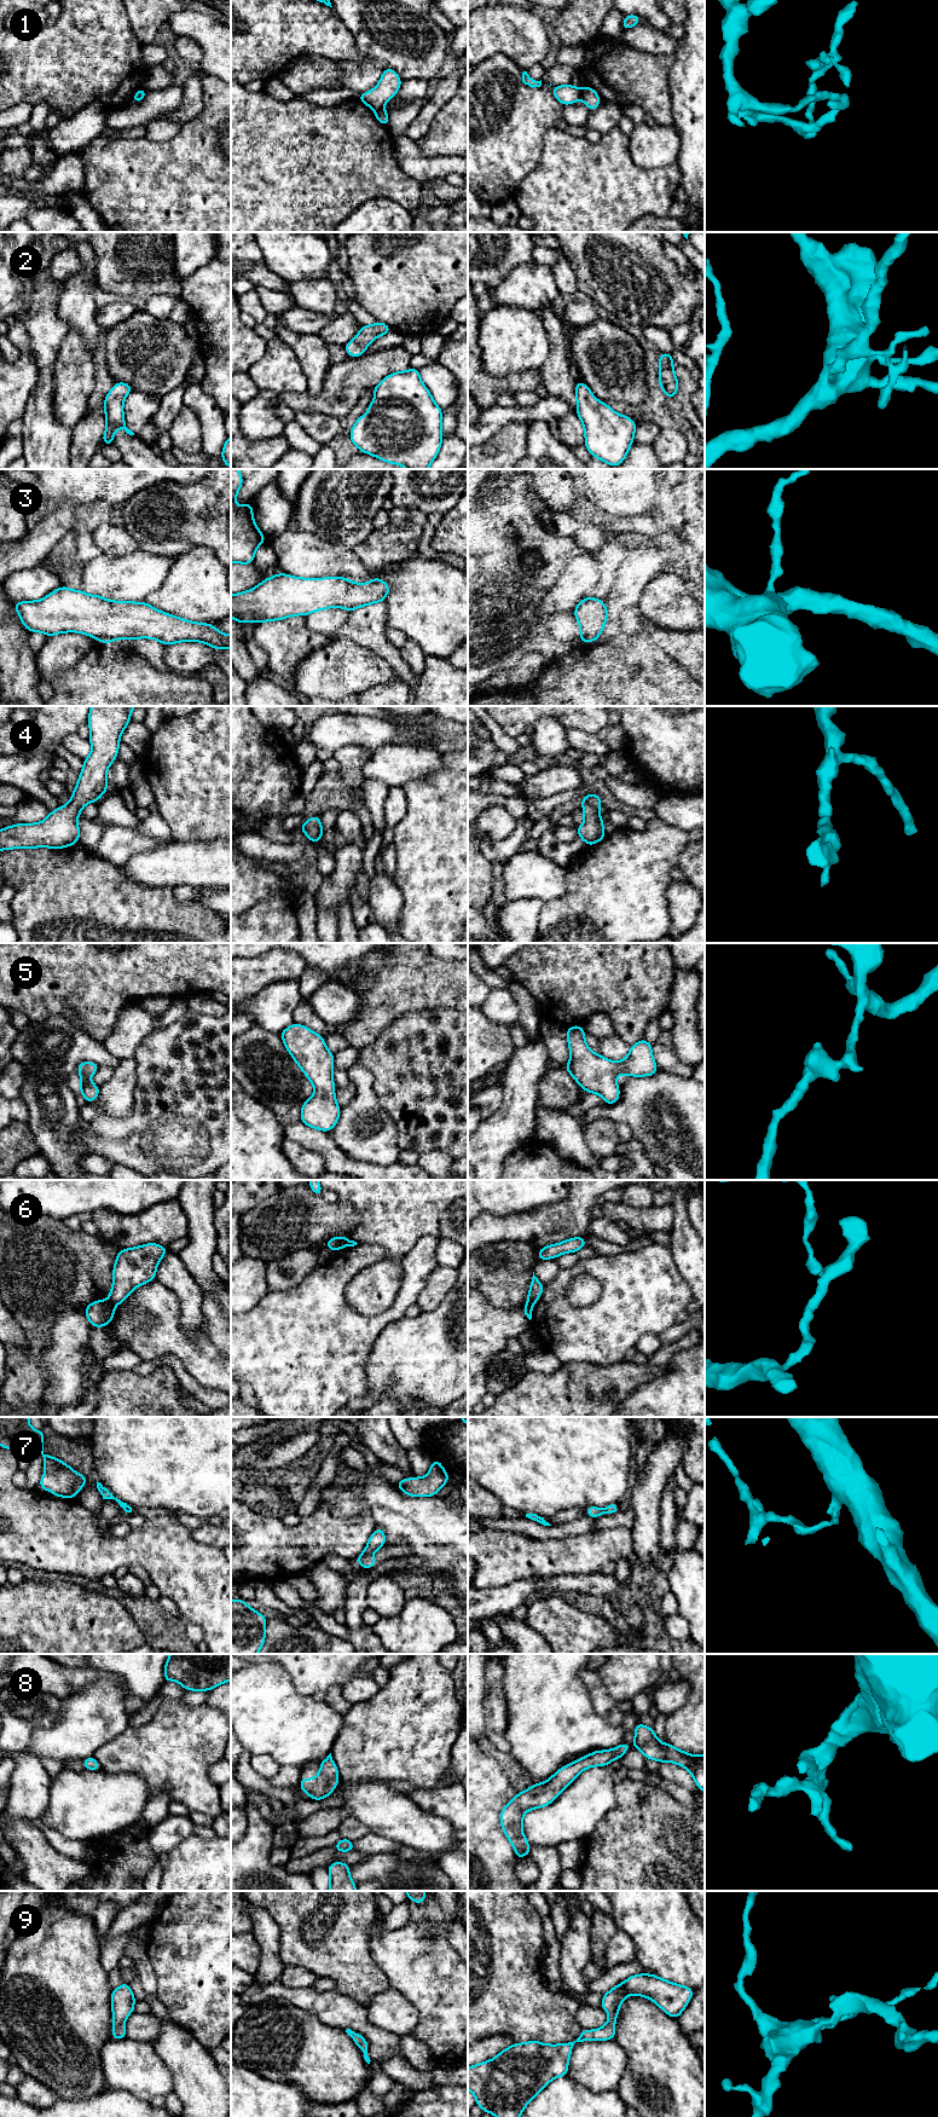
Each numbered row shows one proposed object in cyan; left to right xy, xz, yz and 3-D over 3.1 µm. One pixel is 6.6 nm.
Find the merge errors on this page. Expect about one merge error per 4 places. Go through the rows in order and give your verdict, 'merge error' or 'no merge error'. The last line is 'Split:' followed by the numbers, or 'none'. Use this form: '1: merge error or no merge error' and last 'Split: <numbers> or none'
1: merge error
2: no merge error
3: no merge error
4: no merge error
5: no merge error
6: merge error
7: merge error
8: no merge error
9: no merge error
Split: 1, 6, 7

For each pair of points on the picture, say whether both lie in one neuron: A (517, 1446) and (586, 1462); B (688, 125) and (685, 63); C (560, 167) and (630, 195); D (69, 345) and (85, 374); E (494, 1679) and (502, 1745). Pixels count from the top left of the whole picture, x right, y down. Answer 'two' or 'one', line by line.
A: one
B: one
C: one
D: one
E: one

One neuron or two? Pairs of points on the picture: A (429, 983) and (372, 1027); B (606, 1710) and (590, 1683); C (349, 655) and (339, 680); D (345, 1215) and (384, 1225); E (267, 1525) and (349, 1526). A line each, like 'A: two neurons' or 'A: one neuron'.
A: one neuron
B: one neuron
C: one neuron
D: two neurons
E: one neuron

